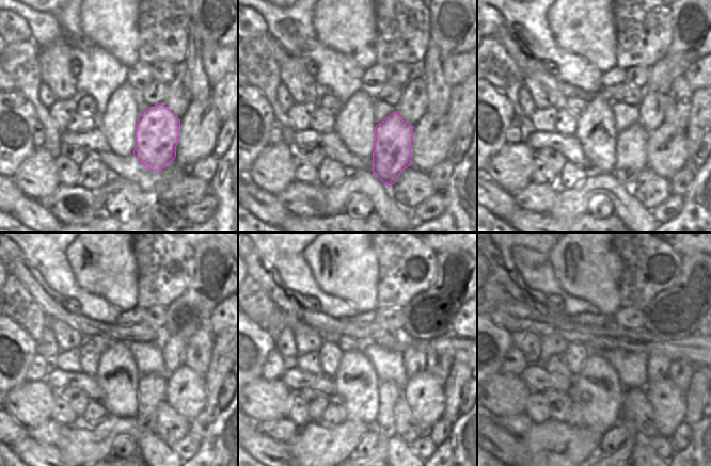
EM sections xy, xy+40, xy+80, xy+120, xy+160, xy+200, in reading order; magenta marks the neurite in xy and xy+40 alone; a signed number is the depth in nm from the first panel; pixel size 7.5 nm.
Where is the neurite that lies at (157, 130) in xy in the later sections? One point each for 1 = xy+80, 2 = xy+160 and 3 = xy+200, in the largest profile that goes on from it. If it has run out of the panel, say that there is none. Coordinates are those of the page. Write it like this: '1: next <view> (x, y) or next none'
1: next xy+80 (631, 159)
2: next xy+160 (389, 391)
3: next xy+200 (627, 449)

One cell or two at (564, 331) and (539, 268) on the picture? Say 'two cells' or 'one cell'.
two cells

